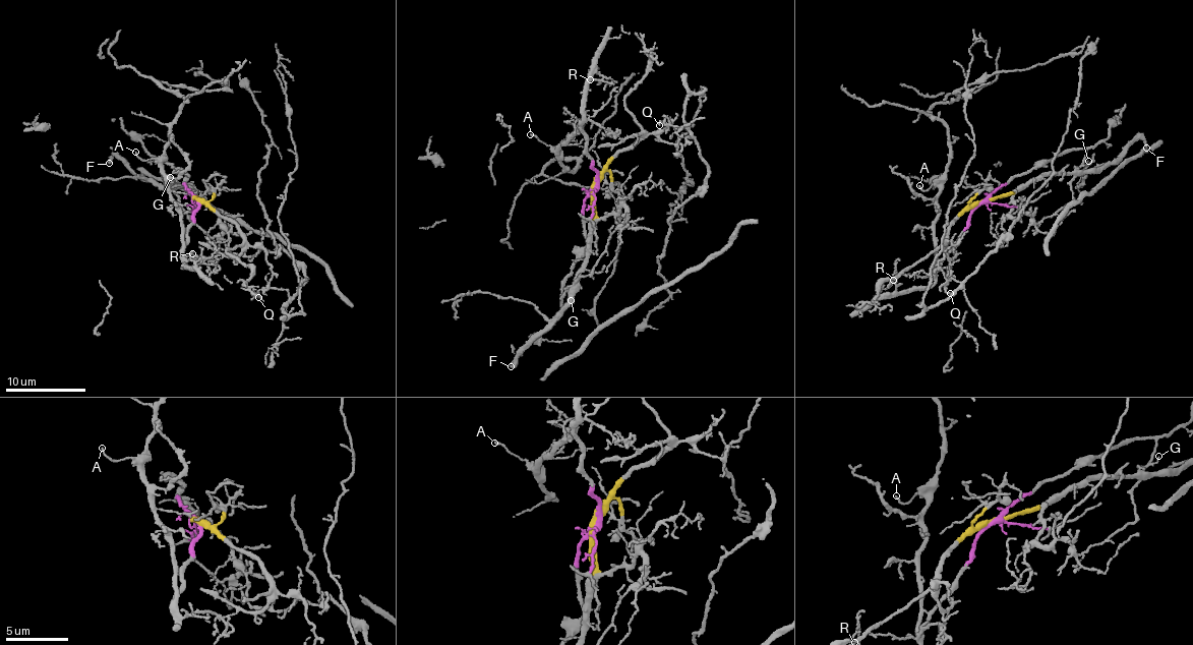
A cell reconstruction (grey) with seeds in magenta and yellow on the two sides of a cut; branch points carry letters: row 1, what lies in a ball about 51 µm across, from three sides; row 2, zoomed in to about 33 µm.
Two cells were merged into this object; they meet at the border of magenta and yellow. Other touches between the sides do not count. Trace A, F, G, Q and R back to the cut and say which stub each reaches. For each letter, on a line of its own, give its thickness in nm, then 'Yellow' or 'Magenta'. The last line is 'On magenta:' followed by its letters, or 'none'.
A: Thickness 130 nm. Magenta
F: Thickness 240 nm. Yellow
G: Thickness 90 nm. Yellow
Q: Thickness 140 nm. Yellow
R: Thickness 120 nm. Magenta
On magenta: A, R

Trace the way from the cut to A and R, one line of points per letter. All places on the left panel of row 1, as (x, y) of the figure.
A: (197, 198), (193, 224), (182, 242), (181, 211), (169, 191), (165, 171), (135, 153)
R: (197, 198), (188, 243), (182, 247), (183, 265), (192, 268), (192, 252)

